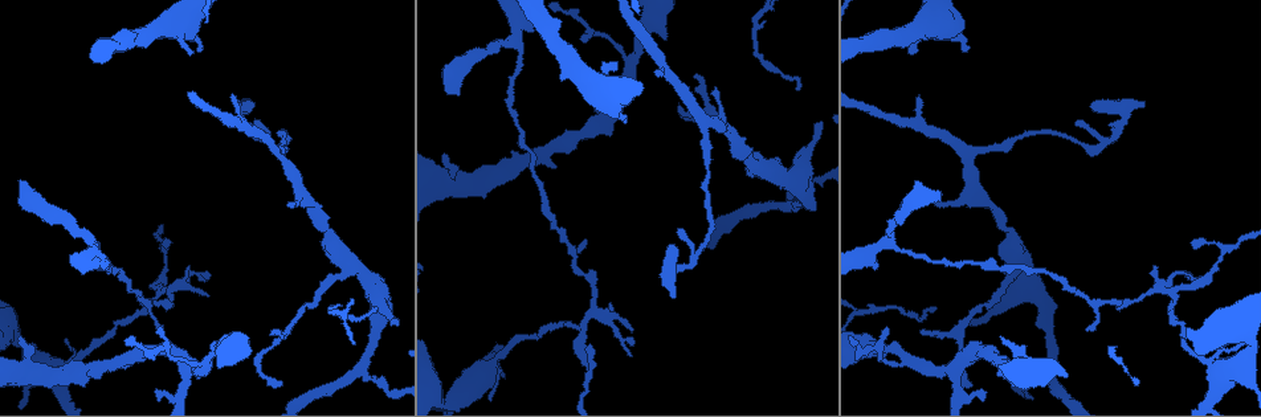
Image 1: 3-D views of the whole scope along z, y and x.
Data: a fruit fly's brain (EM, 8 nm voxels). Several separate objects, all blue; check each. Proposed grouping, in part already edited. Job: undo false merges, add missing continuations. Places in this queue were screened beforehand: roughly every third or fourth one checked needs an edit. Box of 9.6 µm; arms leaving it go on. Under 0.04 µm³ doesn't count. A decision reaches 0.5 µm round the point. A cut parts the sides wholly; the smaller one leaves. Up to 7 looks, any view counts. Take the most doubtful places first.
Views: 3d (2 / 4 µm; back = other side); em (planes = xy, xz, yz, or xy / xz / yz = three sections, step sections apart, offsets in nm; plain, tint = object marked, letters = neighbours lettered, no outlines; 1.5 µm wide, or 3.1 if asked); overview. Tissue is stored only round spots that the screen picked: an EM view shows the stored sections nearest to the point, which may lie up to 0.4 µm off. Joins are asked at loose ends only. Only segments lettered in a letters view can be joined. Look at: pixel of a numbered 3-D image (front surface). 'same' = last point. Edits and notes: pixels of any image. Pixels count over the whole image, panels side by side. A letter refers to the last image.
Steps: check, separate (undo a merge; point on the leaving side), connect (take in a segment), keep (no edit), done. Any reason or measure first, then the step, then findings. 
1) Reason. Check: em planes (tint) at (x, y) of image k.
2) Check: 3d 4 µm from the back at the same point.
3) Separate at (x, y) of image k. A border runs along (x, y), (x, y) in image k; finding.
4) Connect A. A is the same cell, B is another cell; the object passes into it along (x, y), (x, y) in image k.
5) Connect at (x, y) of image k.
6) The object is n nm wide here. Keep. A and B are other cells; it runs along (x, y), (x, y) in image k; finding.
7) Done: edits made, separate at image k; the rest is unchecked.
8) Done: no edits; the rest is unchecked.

An open end. Check: 3d 4 µm at (197, 49) of image 1.

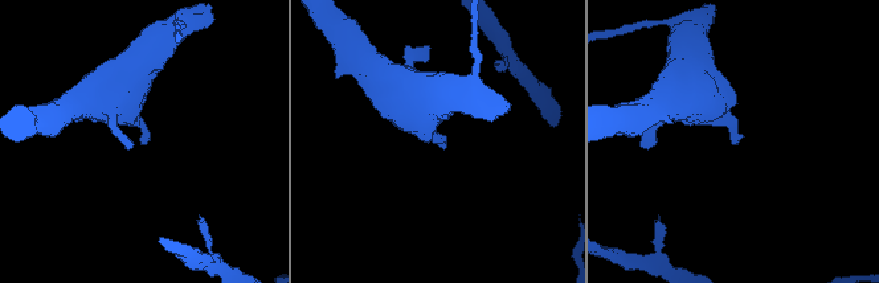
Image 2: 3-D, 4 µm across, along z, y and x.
Check: em xz step 8 (tint) at (741, 137) of image 2.

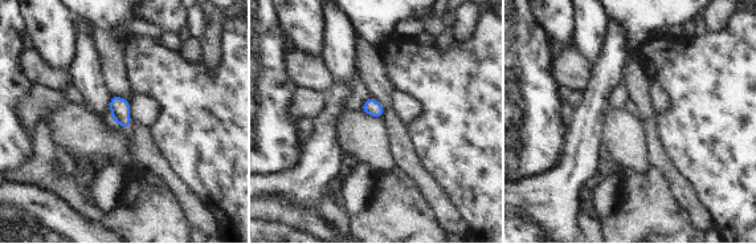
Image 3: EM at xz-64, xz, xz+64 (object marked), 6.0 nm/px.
Check: em xz step 8 (letters) at the same point.

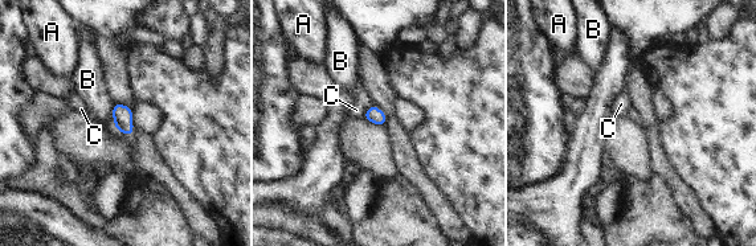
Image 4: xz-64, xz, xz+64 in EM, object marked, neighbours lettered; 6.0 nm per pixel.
Keep. A, B and C are other cells; a border runs along (113, 103), (113, 124), (118, 130) in image 4; no lettered segment goes on from it.

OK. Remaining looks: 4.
Branch stops here. Check: em planes (letters) at (208, 295) of image 1.

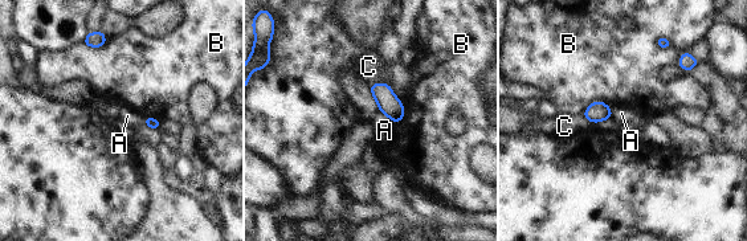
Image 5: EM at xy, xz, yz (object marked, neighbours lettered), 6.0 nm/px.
Keep. A, B and C are other cells; a border runs along (609, 105), (594, 101), (582, 113) in image 5; no lettered segment goes on from it.

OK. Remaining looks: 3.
Check: em planes (letters) at (1012, 231) of image 1.

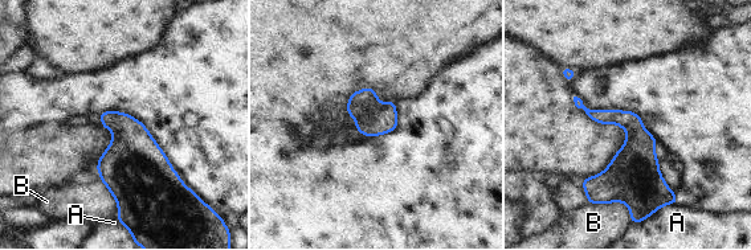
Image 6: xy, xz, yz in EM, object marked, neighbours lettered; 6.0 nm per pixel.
Keep. A and B are other cells; a border runs along (588, 203), (623, 203), (631, 214) in image 6; all the same neuron.

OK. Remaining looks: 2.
Done: no edits; the rest is unchecked.

